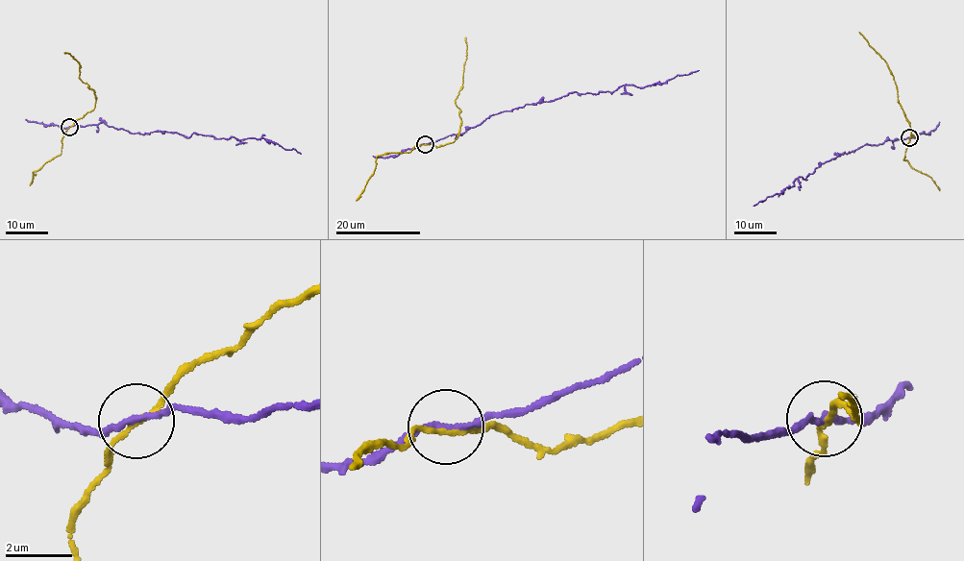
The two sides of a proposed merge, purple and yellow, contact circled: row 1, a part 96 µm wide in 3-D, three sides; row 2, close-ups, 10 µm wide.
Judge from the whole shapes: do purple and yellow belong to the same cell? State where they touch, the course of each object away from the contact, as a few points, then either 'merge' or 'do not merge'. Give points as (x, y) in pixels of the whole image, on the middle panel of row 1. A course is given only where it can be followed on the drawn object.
place (425, 144); course purple (424, 143), (462, 134), (506, 110), (554, 101), (570, 92), (597, 94), (627, 85), (643, 87), (699, 70); course yellow (424, 144), (438, 146), (453, 142), (458, 134), (461, 111), (455, 100), (463, 81), (465, 37); do not merge

